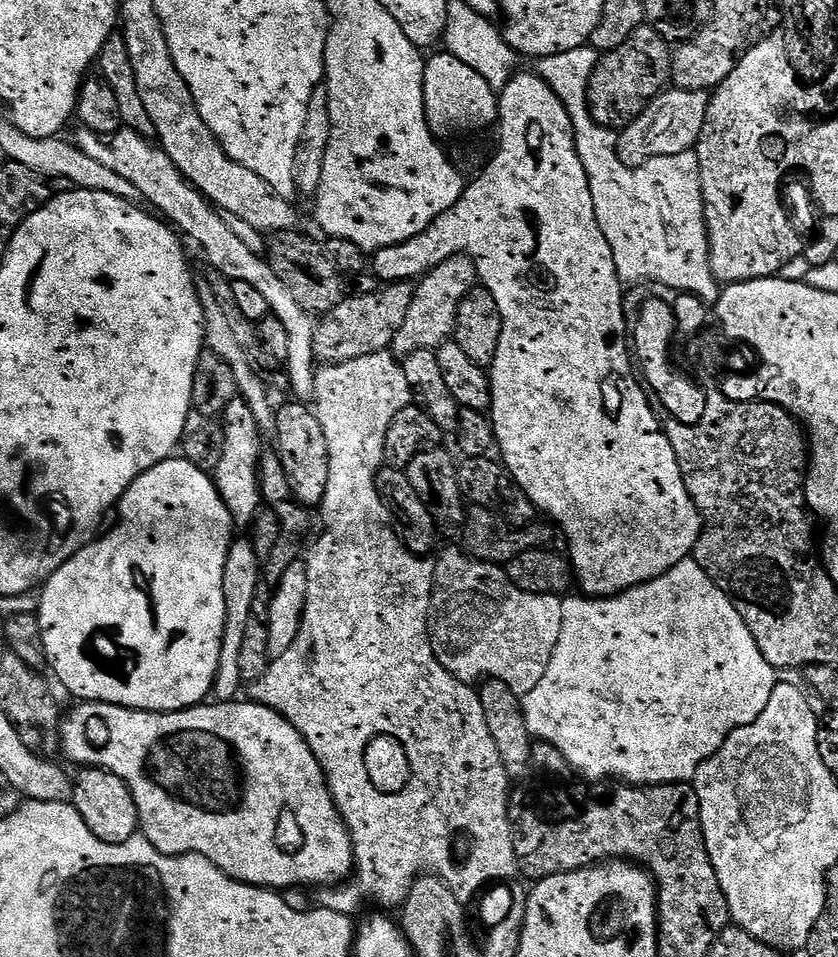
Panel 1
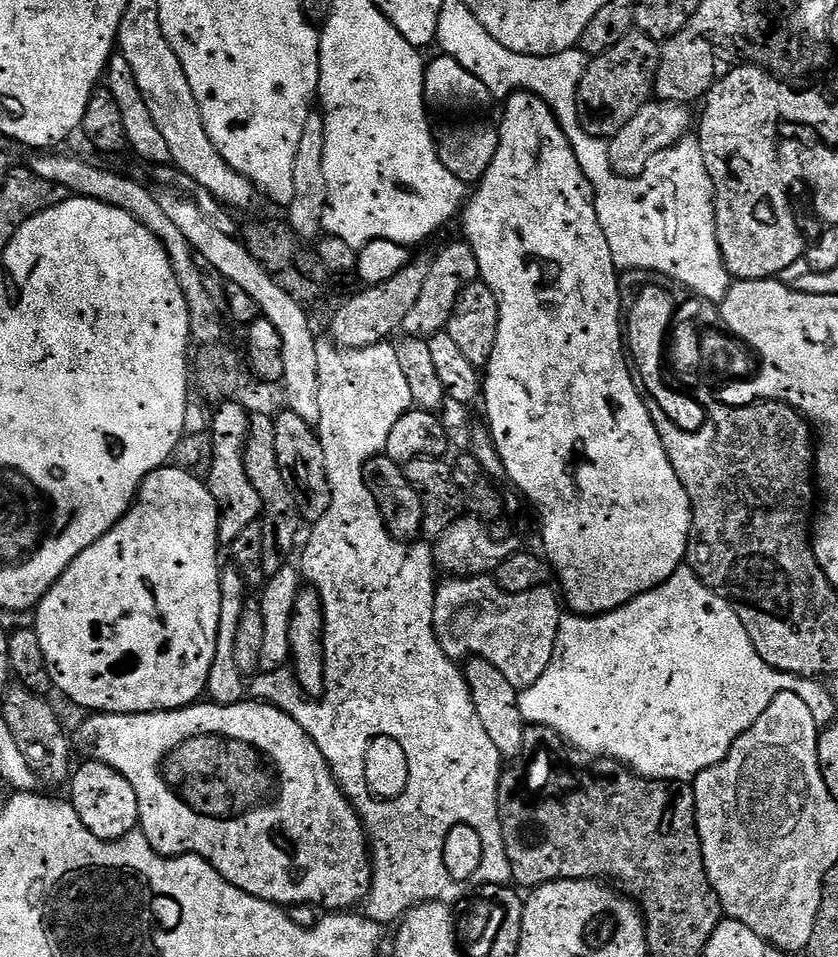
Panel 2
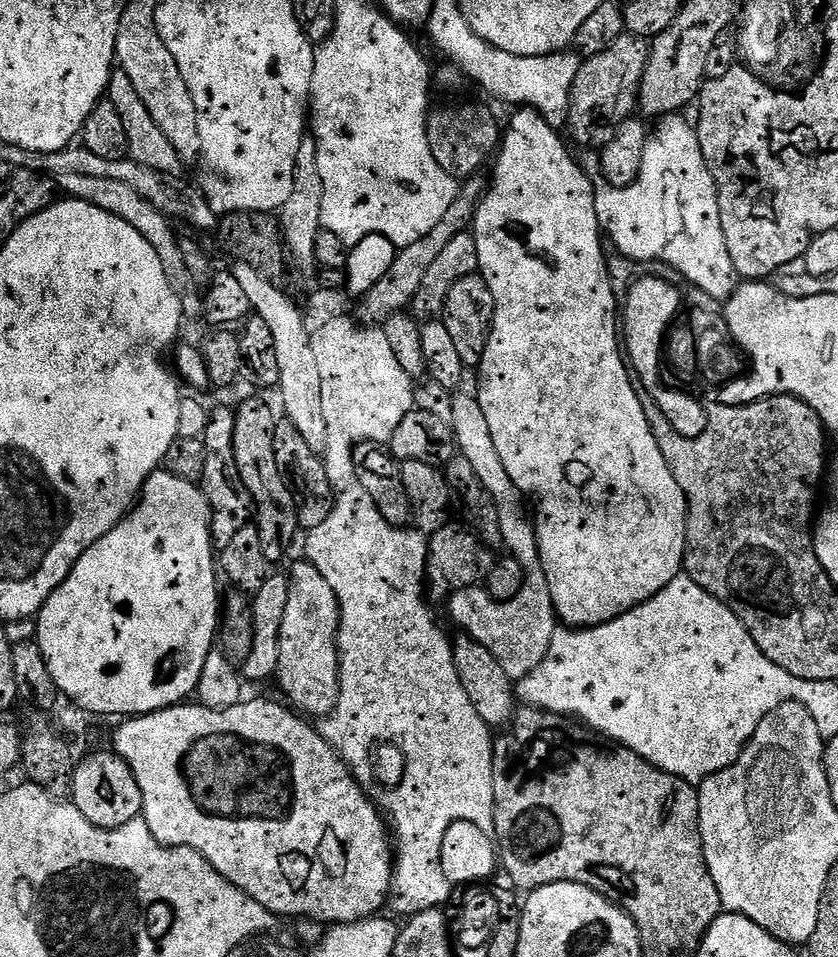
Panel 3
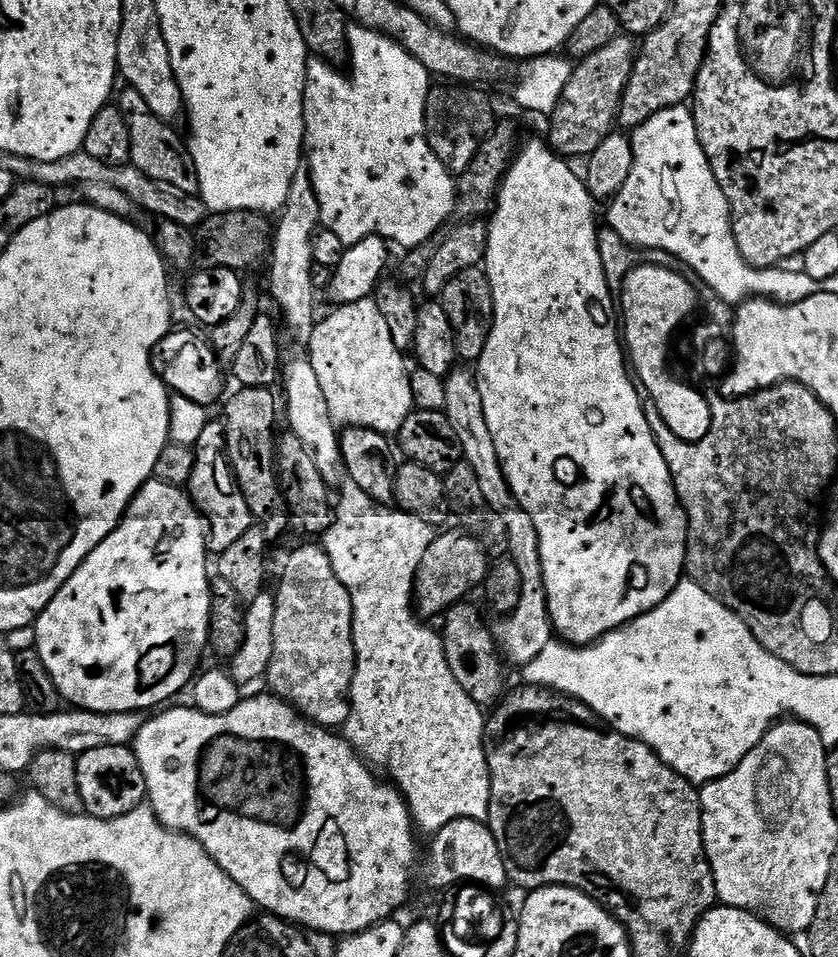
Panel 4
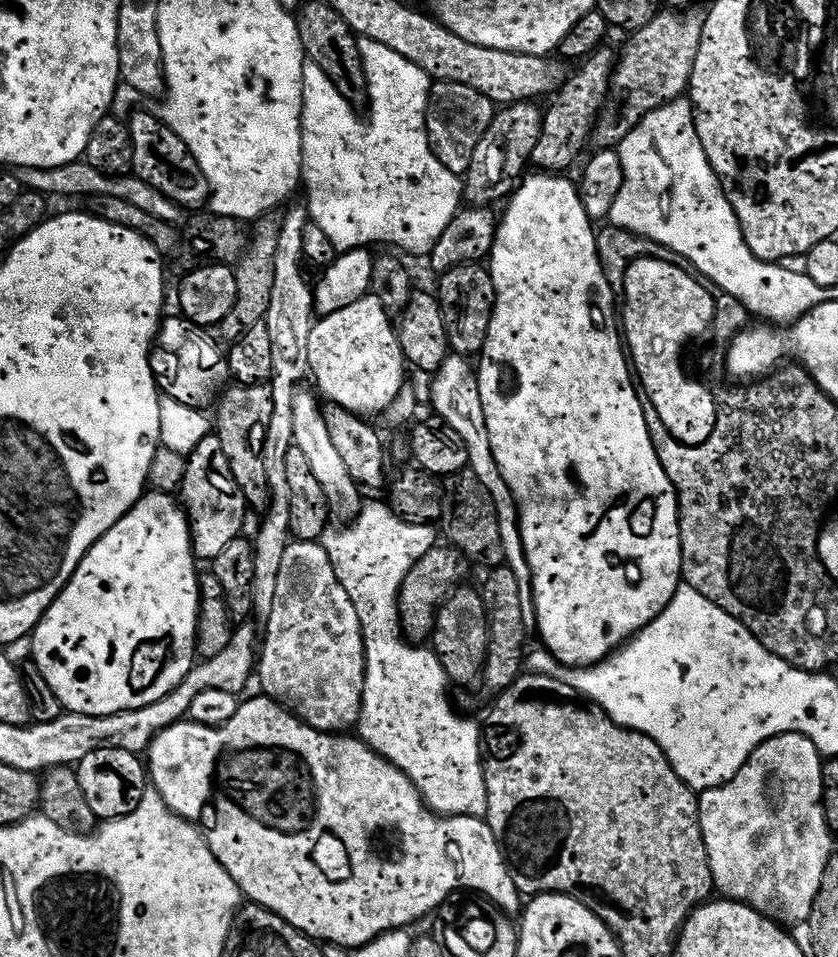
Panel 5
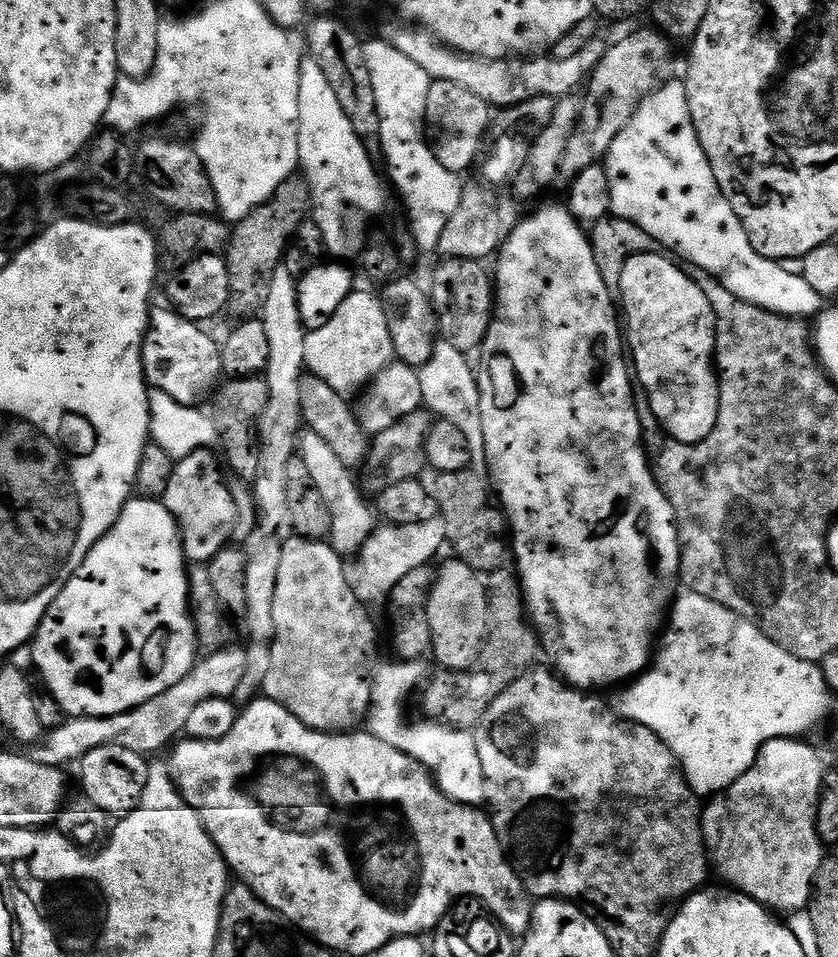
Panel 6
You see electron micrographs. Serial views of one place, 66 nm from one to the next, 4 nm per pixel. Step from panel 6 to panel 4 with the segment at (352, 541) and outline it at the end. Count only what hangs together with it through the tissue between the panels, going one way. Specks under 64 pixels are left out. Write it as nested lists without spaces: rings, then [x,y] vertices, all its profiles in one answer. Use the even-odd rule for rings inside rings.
[[[307,358],[287,361],[282,372],[284,396],[288,399],[288,425],[292,433],[302,438],[302,446],[310,450],[318,470],[324,481],[332,486],[341,479],[342,465],[340,462],[340,432],[338,425],[330,418],[326,397],[322,394],[322,386],[318,382],[318,374],[314,374],[312,361]]]

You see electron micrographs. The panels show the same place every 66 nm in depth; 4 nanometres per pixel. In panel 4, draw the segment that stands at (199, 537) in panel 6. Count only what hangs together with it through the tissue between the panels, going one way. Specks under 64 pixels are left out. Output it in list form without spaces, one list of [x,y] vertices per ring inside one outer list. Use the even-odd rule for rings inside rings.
[[[220,418],[209,419],[194,445],[194,474],[186,485],[186,491],[196,504],[196,509],[206,521],[209,553],[218,554],[227,550],[246,530],[254,527],[252,511],[242,494],[228,462],[228,443],[224,437],[224,422]]]

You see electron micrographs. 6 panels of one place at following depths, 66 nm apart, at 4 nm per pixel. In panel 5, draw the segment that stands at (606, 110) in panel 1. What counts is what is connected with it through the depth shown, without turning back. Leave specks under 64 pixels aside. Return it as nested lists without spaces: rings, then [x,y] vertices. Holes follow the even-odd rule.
[[[601,46],[579,65],[580,68],[571,73],[564,84],[561,85],[558,92],[555,93],[554,100],[556,104],[552,104],[546,108],[544,112],[544,125],[542,126],[542,134],[538,138],[538,146],[534,146],[534,154],[531,163],[537,164],[539,171],[544,174],[564,174],[569,170],[568,167],[579,158],[585,155],[584,147],[589,147],[592,138],[592,128],[596,124],[596,119],[604,110],[604,105],[608,103],[610,95],[610,81],[612,71],[616,69],[618,56],[615,51],[611,52],[608,46]]]

